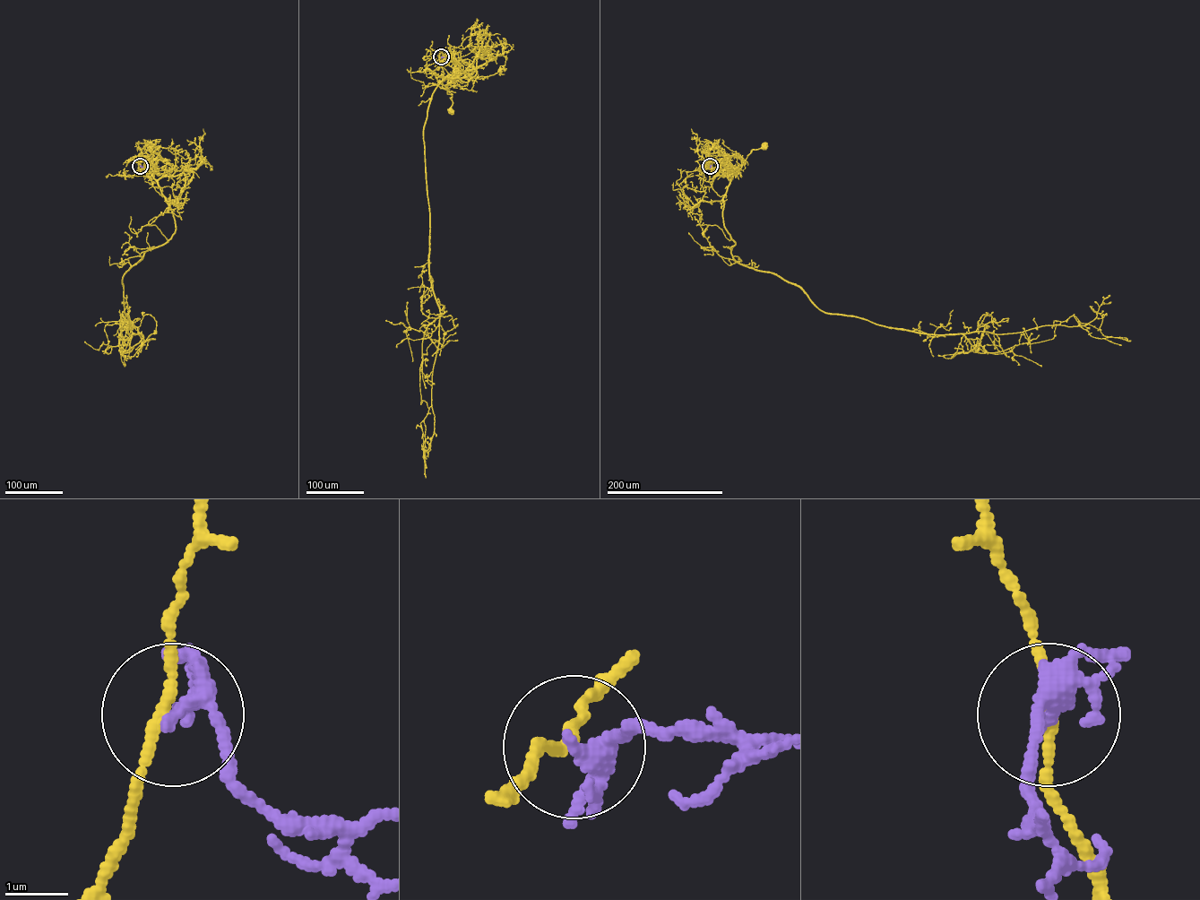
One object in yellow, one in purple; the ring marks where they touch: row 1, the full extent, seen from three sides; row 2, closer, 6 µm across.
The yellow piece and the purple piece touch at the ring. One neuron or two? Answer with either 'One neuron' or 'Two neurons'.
Two neurons

